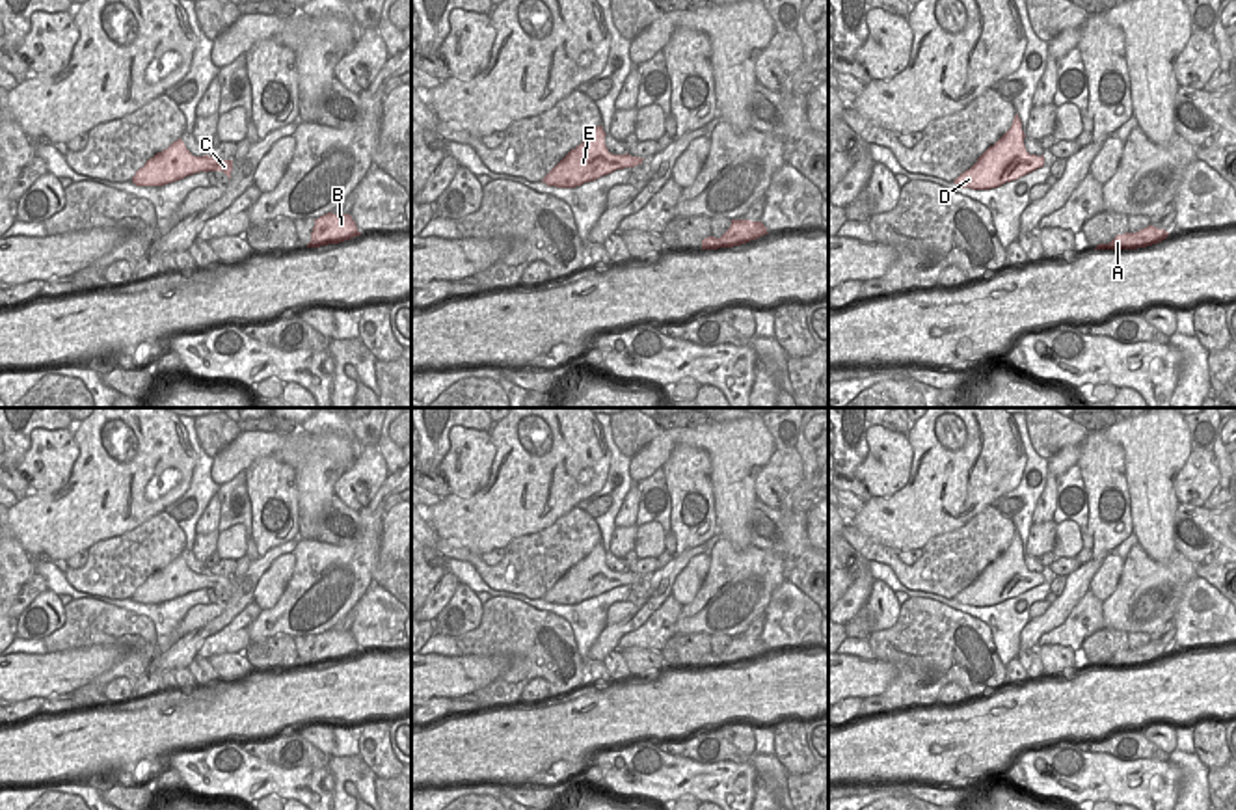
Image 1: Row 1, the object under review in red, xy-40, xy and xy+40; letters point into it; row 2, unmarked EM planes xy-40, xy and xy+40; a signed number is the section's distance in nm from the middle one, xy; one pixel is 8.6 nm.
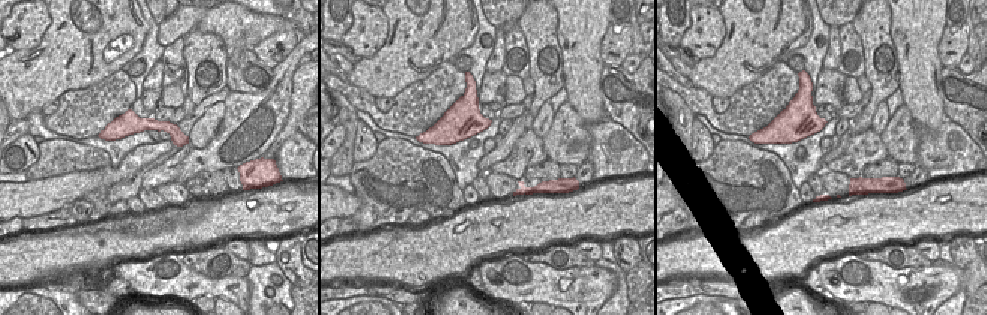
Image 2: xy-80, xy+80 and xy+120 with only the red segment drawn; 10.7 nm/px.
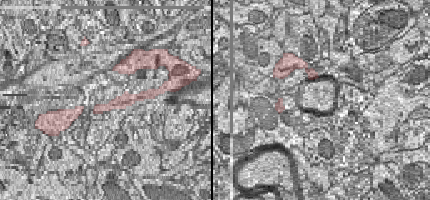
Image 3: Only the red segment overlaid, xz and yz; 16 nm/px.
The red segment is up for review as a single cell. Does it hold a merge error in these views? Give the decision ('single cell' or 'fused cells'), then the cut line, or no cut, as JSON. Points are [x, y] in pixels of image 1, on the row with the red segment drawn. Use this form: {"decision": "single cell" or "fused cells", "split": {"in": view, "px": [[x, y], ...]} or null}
{"decision": "single cell", "split": null}

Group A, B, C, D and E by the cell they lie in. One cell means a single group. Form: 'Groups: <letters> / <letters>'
Groups: A B C D E

